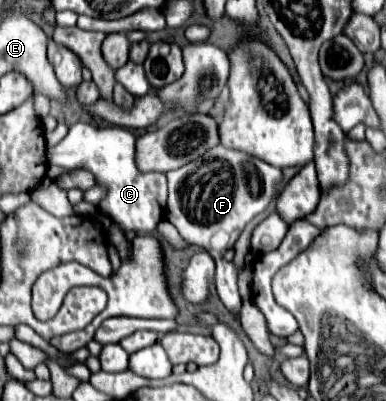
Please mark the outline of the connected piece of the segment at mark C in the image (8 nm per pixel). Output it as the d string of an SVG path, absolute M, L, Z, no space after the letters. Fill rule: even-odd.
M77 122L69 126L67 136L57 144L47 148L49 164L55 164L67 172L87 170L95 176L97 186L107 188L107 196L97 204L97 208L107 214L123 232L153 234L157 224L165 218L167 206L167 180L161 172L141 172L135 164L135 136L127 128L119 126L93 126L87 122Z

